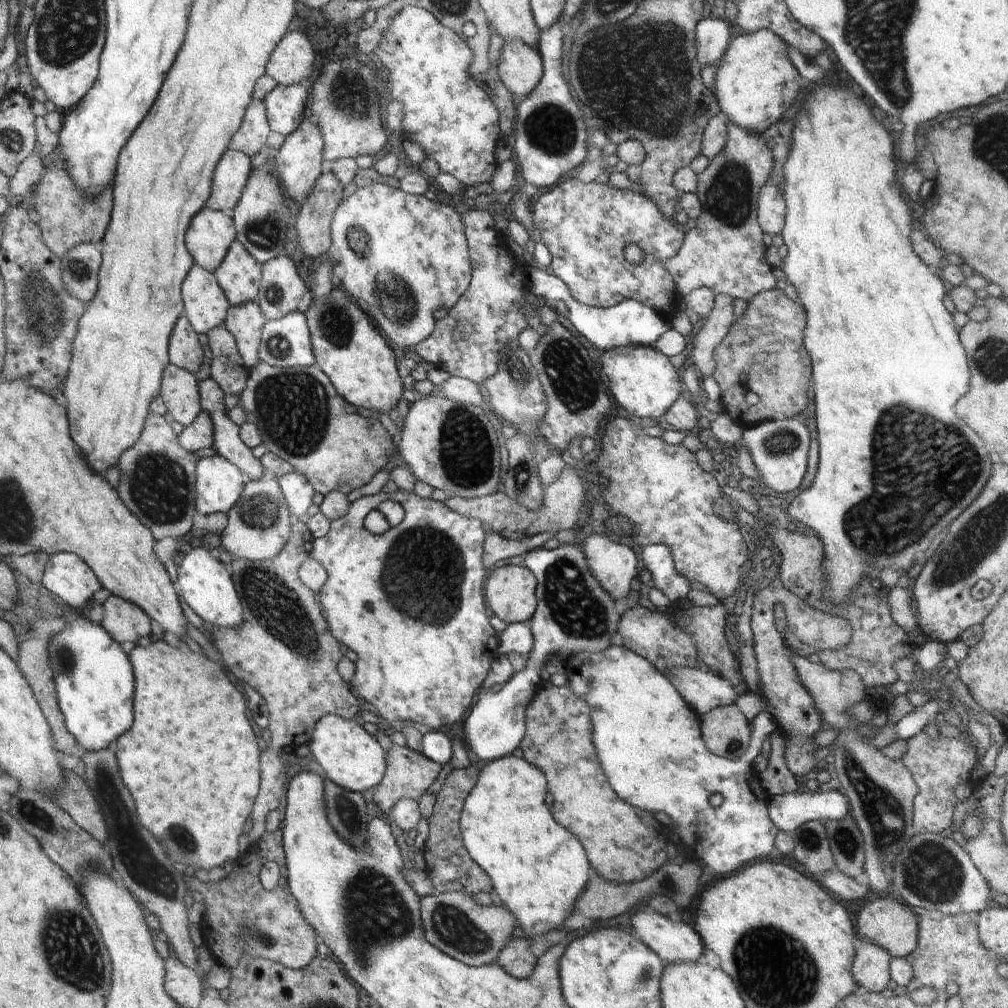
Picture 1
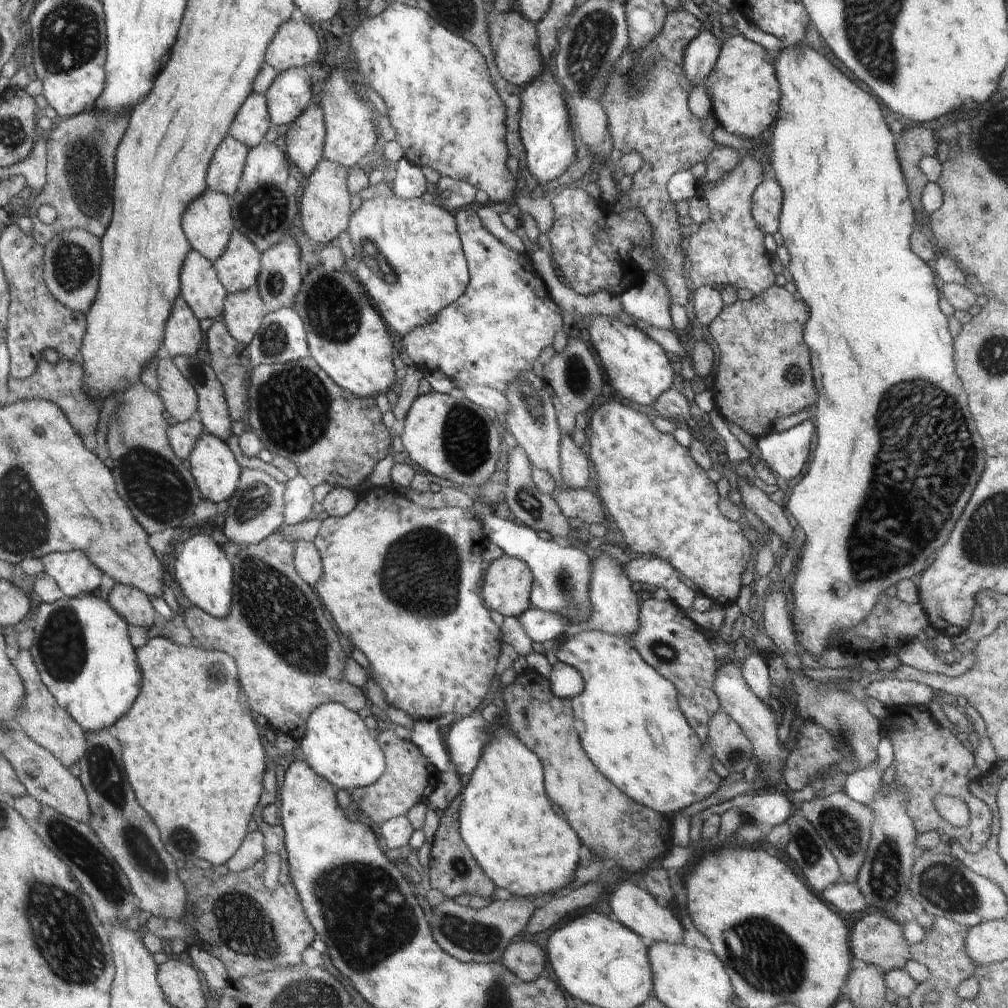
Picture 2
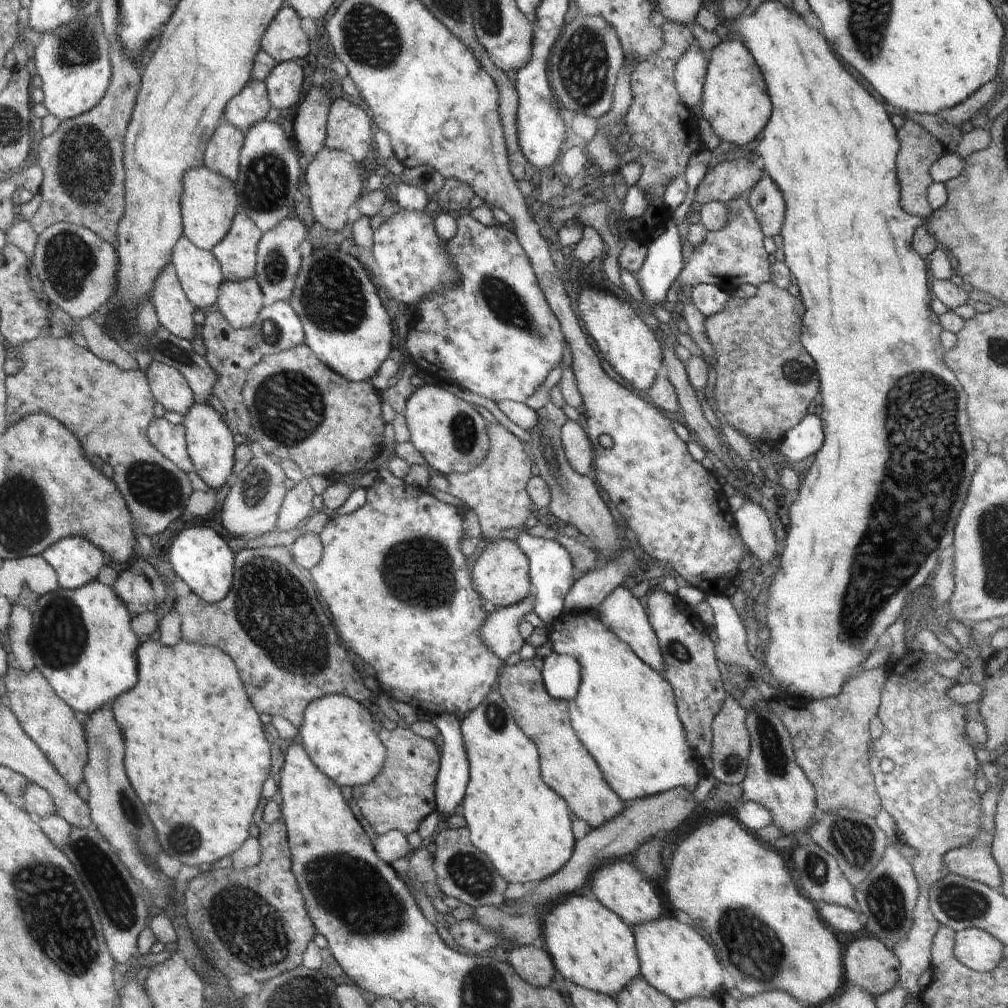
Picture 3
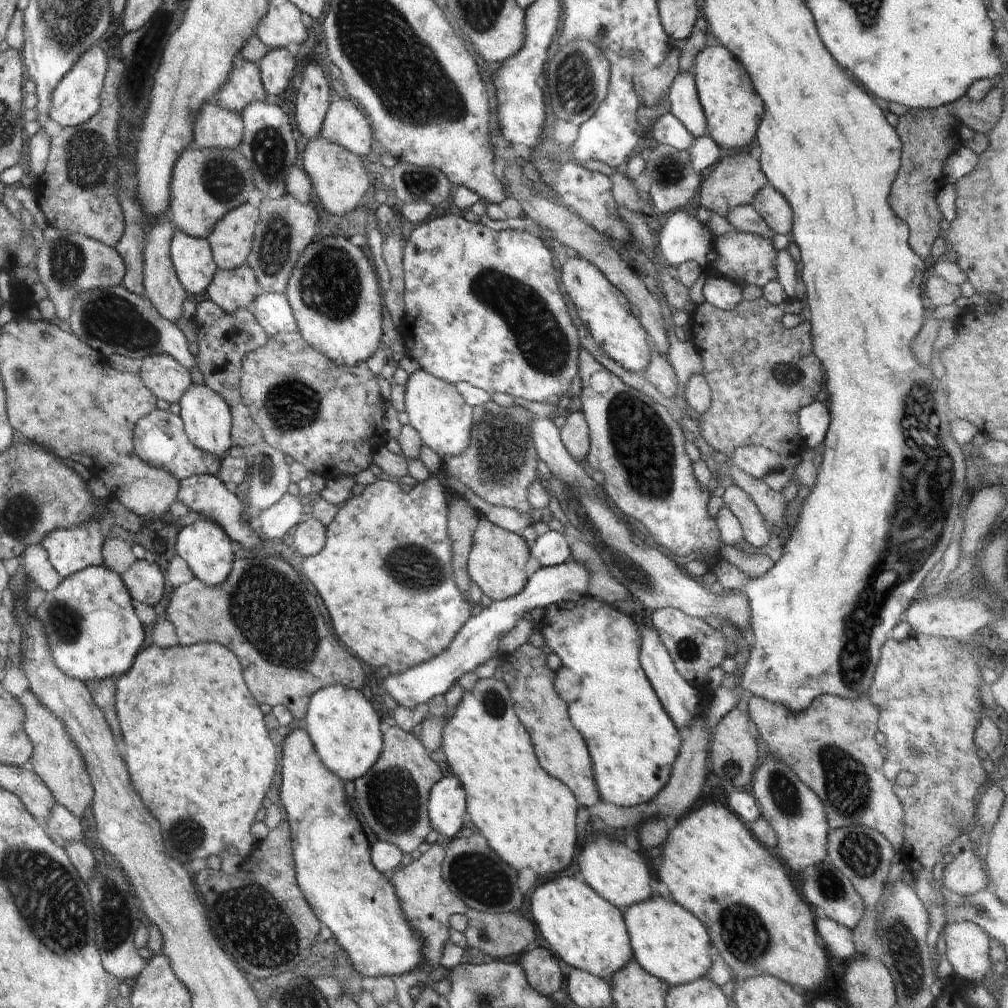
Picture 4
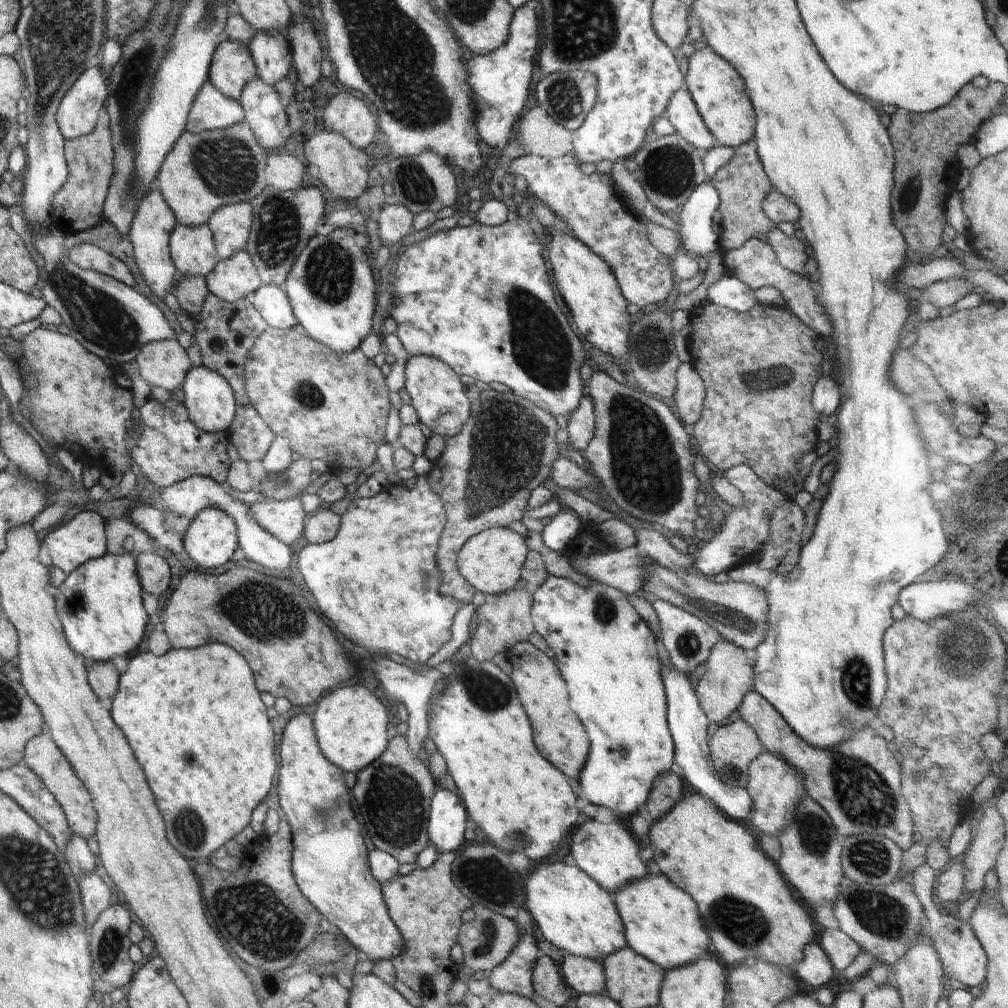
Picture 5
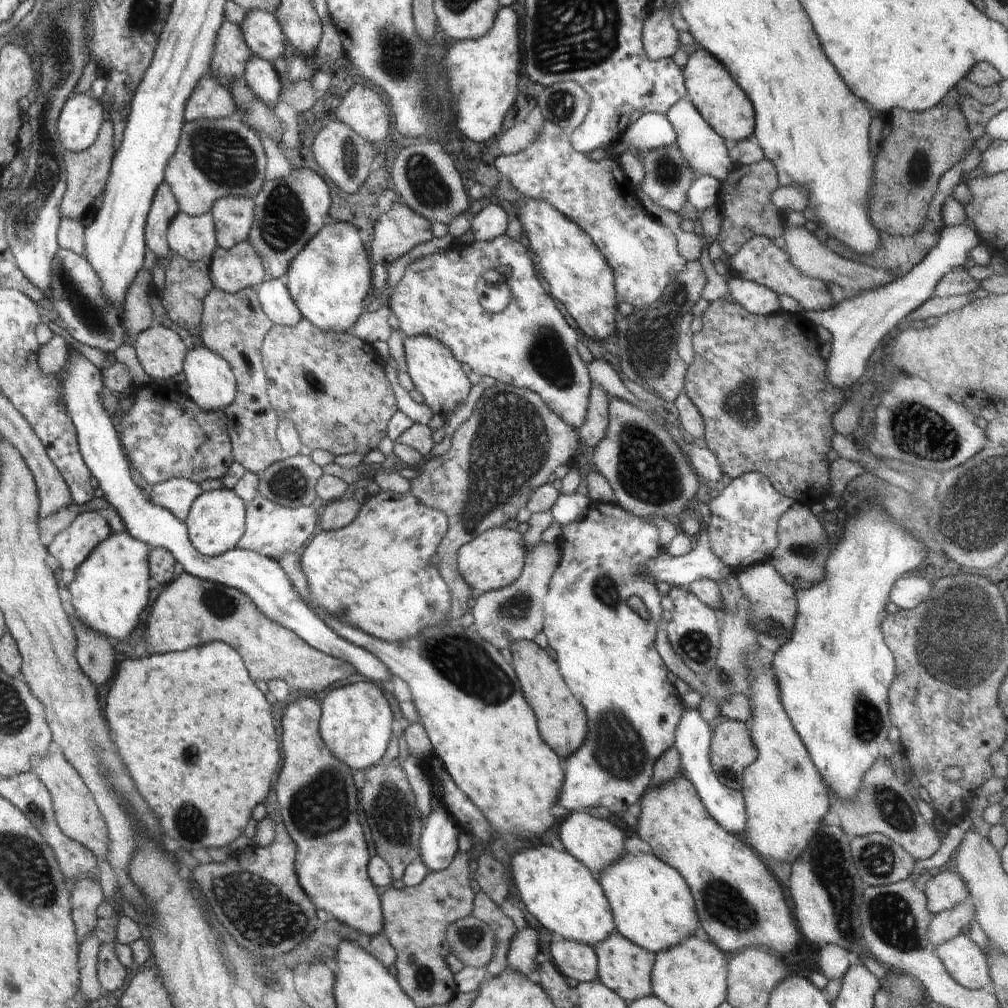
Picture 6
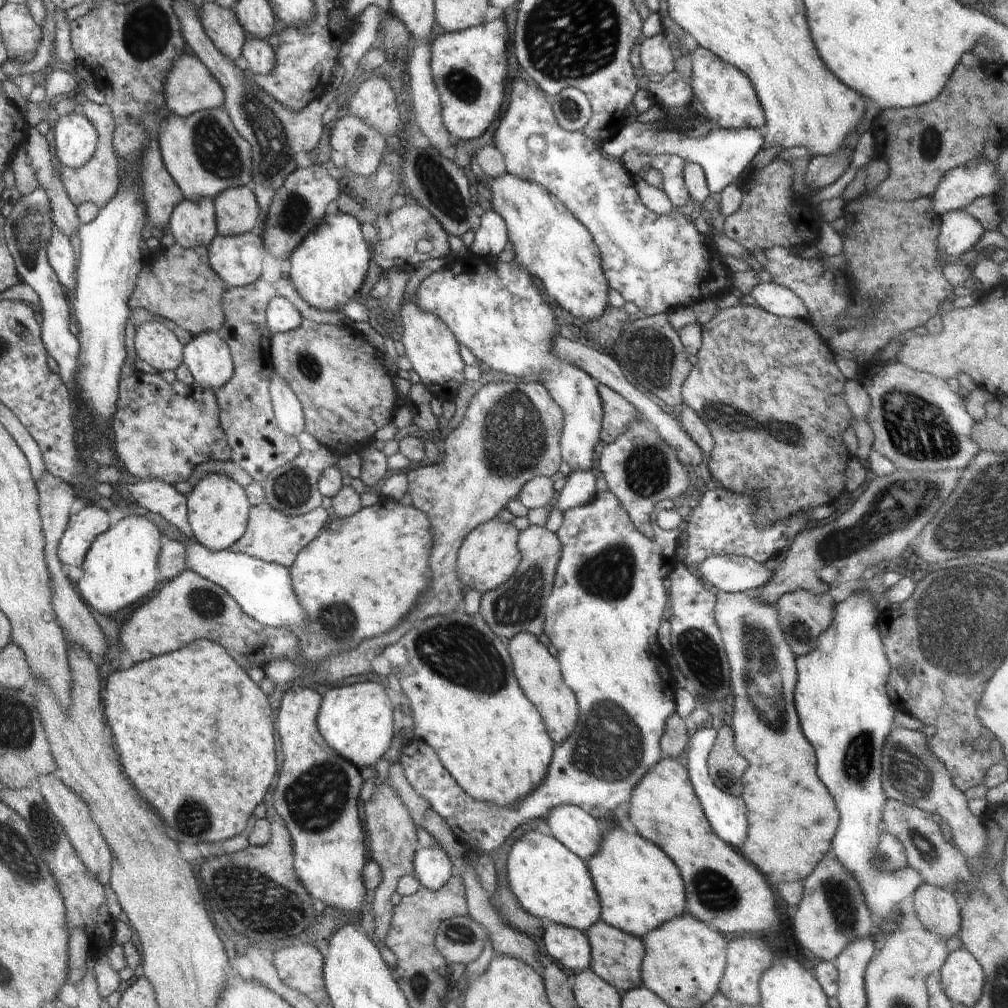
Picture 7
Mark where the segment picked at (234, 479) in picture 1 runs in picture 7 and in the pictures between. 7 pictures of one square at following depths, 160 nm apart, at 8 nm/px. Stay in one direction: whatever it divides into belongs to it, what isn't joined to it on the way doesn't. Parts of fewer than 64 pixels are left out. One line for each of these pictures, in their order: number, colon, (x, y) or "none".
2: (214, 467)
3: (211, 446)
4: (207, 418)
5: (208, 396)
6: (211, 384)
7: (208, 357)

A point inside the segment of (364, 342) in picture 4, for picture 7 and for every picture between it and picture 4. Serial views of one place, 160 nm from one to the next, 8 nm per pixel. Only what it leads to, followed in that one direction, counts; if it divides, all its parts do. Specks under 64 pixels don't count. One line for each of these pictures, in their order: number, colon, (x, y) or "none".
5: (330, 286)
6: (328, 279)
7: (327, 268)

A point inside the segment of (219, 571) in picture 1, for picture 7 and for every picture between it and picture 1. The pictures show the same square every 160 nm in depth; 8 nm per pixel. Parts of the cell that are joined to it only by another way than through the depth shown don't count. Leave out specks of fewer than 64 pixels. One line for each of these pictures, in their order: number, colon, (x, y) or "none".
2: (202, 571)
3: (201, 557)
4: (205, 546)
5: (212, 537)
6: (215, 523)
7: (218, 508)

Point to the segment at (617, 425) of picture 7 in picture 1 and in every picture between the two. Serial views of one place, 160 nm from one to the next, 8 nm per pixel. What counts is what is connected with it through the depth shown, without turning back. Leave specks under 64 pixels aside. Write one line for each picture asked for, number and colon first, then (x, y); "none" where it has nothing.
1: (562, 501)
2: (574, 464)
3: (578, 449)
4: (574, 434)
5: (581, 427)
6: (594, 429)

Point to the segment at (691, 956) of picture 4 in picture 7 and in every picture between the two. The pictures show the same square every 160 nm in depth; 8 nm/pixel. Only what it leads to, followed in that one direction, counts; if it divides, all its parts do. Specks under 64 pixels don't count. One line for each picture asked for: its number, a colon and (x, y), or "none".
5: (662, 922)
6: (652, 906)
7: (639, 887)

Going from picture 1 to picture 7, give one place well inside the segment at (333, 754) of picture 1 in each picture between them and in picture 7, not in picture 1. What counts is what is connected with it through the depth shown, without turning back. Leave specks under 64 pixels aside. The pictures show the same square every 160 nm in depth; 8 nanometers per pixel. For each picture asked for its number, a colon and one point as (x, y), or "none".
2: (337, 745)
3: (337, 731)
4: (345, 729)
5: (350, 723)
6: (356, 724)
7: (355, 720)

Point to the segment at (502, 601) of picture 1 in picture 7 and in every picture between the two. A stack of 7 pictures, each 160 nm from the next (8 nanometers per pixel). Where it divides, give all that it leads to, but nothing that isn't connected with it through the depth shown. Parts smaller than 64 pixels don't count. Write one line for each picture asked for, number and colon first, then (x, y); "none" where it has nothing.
2: (508, 582)
3: (501, 575)
4: (496, 562)
5: (491, 561)
6: (495, 558)
7: (489, 554)

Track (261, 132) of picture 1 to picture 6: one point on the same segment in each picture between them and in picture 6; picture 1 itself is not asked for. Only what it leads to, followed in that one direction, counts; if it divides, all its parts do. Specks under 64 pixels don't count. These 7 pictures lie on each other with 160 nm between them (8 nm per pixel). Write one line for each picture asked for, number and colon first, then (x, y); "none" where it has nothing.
2: (251, 123)
3: (252, 104)
4: (244, 85)
5: (233, 66)
6: (231, 53)

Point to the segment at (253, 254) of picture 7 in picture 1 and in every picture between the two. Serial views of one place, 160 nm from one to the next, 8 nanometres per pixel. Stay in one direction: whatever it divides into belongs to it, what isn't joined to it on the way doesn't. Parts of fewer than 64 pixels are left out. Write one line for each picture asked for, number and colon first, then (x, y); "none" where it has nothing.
1: (245, 322)
2: (243, 312)
3: (240, 301)
4: (236, 288)
5: (235, 277)
6: (233, 269)

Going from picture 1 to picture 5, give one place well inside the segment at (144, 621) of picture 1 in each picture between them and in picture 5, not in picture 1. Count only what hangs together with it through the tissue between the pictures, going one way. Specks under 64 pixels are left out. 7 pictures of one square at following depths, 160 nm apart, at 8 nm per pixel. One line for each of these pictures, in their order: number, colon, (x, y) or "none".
2: (134, 605)
3: (135, 590)
4: (143, 579)
5: (155, 573)

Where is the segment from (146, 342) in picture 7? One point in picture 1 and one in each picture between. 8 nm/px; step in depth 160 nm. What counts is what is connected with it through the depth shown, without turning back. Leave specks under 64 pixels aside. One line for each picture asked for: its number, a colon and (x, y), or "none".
1: (180, 390)
2: (180, 399)
3: (170, 387)
4: (168, 379)
5: (164, 363)
6: (161, 352)

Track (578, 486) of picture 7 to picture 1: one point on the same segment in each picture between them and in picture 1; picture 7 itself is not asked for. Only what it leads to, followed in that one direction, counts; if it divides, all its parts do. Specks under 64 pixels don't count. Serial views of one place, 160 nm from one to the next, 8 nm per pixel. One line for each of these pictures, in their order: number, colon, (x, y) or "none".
1: (574, 614)
2: (561, 578)
3: (550, 566)
4: (551, 548)
5: (557, 535)
6: (571, 506)

